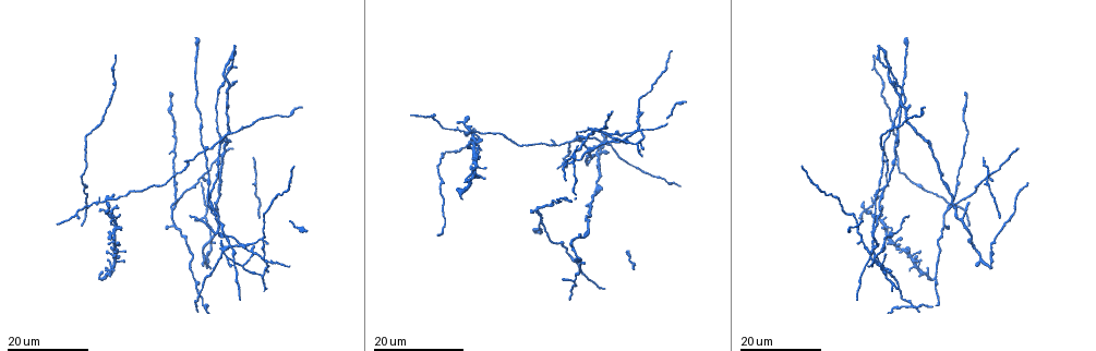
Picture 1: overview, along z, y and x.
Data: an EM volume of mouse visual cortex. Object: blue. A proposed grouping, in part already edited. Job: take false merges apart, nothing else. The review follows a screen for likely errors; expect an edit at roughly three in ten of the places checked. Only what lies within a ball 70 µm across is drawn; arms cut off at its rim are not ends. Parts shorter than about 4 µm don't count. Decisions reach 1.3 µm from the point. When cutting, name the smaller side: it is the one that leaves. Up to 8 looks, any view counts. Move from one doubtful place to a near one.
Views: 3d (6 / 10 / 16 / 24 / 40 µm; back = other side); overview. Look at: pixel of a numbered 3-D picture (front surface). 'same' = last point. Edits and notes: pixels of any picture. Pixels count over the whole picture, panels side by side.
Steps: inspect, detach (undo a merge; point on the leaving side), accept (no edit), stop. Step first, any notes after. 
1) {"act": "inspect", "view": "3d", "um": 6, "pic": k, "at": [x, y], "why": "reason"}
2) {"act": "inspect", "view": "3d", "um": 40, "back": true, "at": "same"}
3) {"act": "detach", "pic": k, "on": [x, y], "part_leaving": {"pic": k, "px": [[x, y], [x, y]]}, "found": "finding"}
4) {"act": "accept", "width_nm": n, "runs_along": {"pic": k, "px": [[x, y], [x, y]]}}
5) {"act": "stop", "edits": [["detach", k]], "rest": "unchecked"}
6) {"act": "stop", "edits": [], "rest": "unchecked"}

{"act": "inspect", "view": "3d", "um": 16, "pic": 1, "at": [639, 130], "why": "four or more arms meet"}

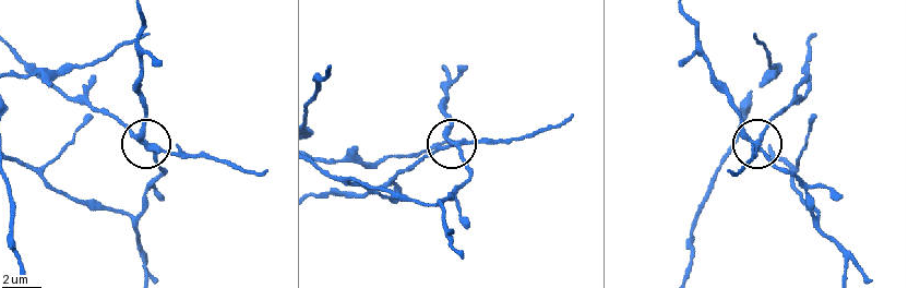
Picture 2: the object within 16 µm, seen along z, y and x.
{"act": "inspect", "view": "3d", "um": 10, "pic": 2, "at": [141, 142]}

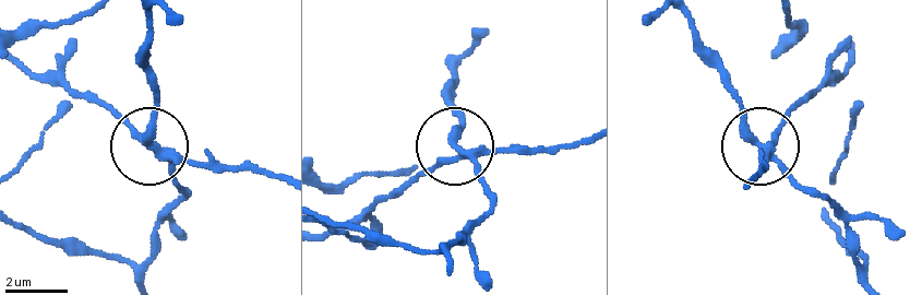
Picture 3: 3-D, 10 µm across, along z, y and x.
{"act": "detach", "pic": 3, "on": [210, 152], "width_nm": 250, "part_leaving": {"pic": 3, "px": [[158, 146], [20, 66]]}, "found": "a second neuron is stuck on"}

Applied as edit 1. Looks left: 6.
{"act": "inspect", "view": "overview"}

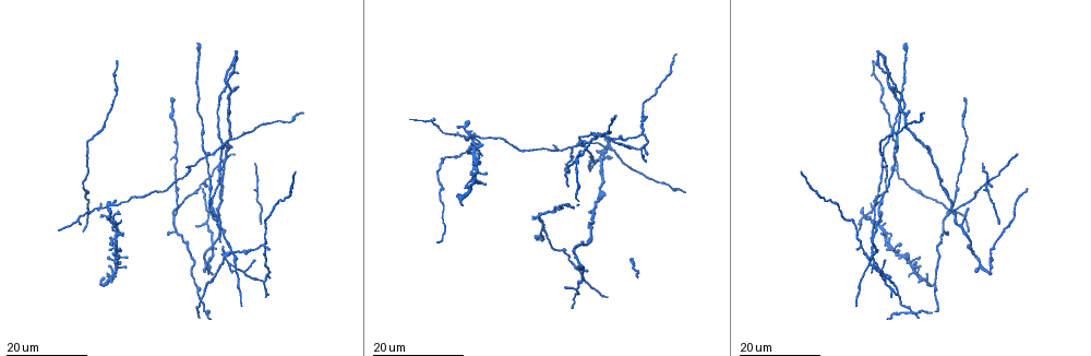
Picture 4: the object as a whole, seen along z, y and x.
{"act": "inspect", "view": "3d", "um": 24, "pic": 4, "at": [246, 270], "why": "thick turns thin"}

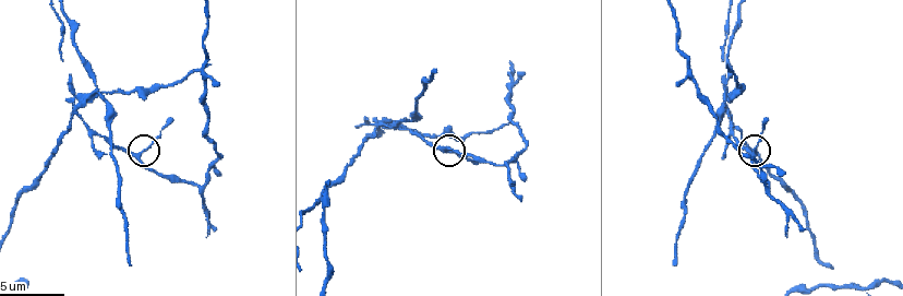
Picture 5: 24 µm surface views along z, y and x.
{"act": "inspect", "view": "3d", "um": 10, "pic": 5, "at": [139, 158]}

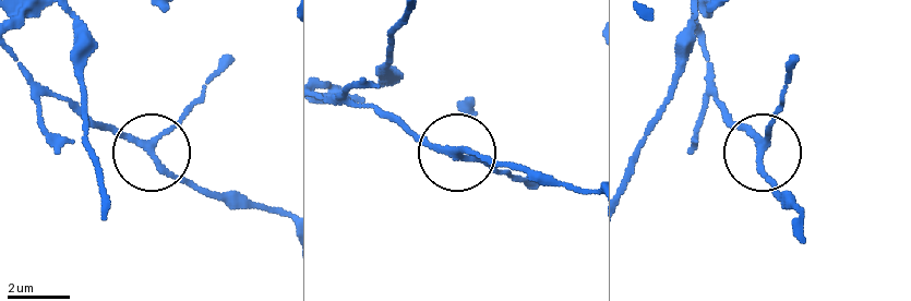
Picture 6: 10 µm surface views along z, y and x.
{"act": "accept", "arms": 3, "runs_along": {"pic": 6, "px": [[323, 97], [378, 110], [432, 144], [516, 161]]}, "found": "all the same neuron"}

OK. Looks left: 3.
{"act": "inspect", "view": "3d", "um": 16, "pic": 4, "at": [544, 224], "why": "four-way junction"}

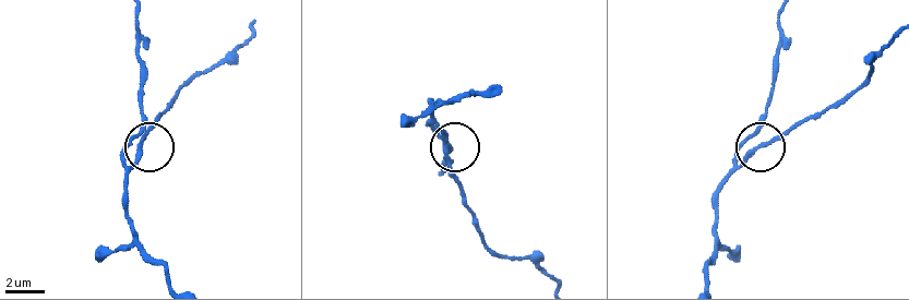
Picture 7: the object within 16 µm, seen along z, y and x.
{"act": "inspect", "view": "3d", "um": 10, "pic": 7, "at": [138, 144]}

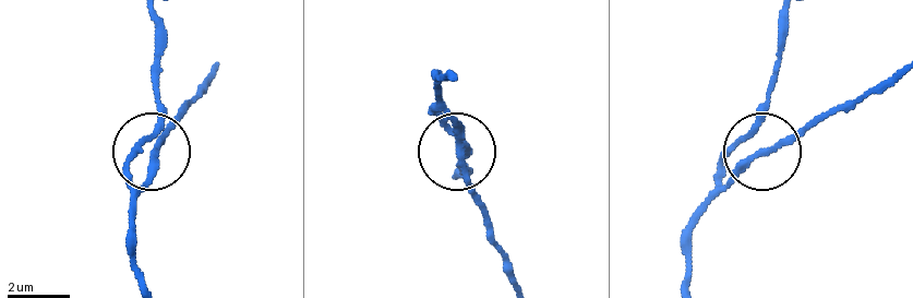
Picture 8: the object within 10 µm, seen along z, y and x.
{"act": "accept", "runs_along": {"pic": 8, "px": [[144, 278], [133, 255], [133, 201], [157, 138], [157, 62]]}, "found": "all the same neuron"}

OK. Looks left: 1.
{"act": "stop", "edits": [["detach", 3]], "rest": "unchecked"}

